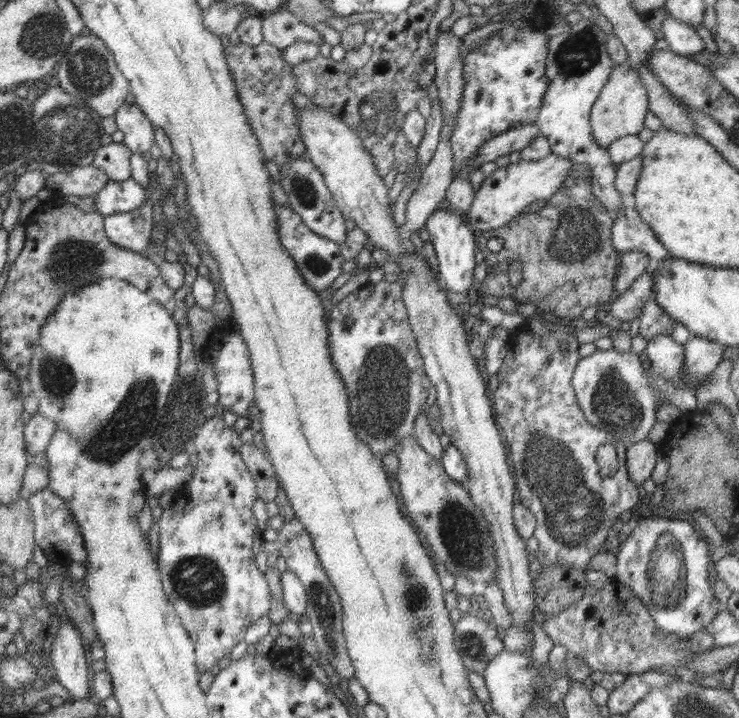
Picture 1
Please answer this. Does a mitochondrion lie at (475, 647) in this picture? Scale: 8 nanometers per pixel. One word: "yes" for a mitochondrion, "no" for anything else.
yes

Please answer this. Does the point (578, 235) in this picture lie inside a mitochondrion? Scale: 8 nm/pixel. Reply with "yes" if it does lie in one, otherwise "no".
yes

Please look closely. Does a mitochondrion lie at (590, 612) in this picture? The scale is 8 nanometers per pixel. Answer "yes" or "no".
no

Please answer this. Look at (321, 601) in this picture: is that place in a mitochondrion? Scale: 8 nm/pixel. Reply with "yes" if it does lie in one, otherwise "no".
yes

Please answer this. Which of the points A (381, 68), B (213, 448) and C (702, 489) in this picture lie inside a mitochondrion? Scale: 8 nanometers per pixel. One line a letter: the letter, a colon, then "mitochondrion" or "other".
A: other
B: other
C: other

